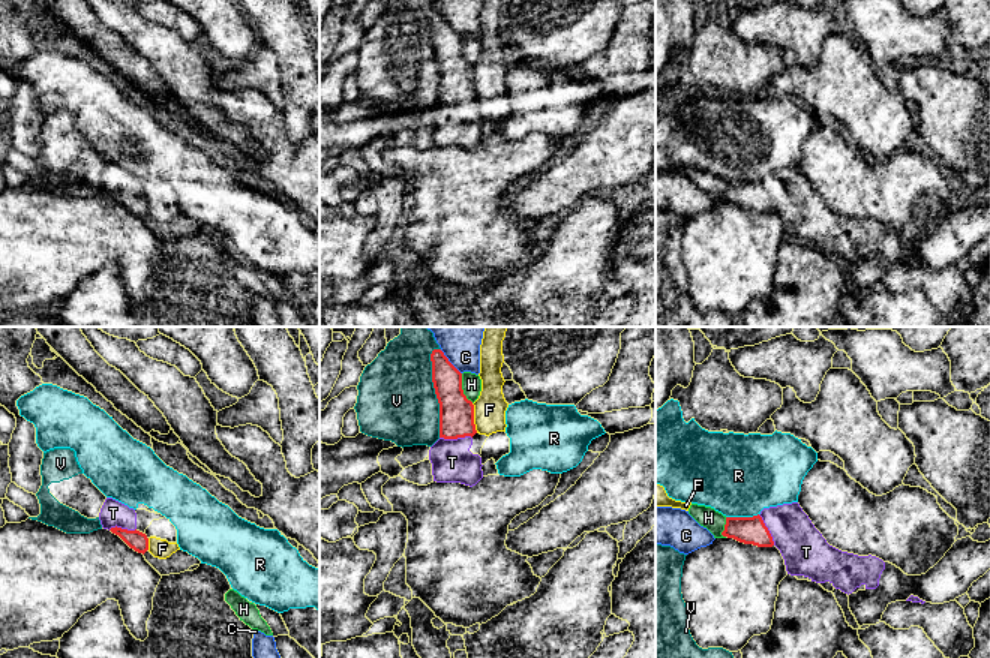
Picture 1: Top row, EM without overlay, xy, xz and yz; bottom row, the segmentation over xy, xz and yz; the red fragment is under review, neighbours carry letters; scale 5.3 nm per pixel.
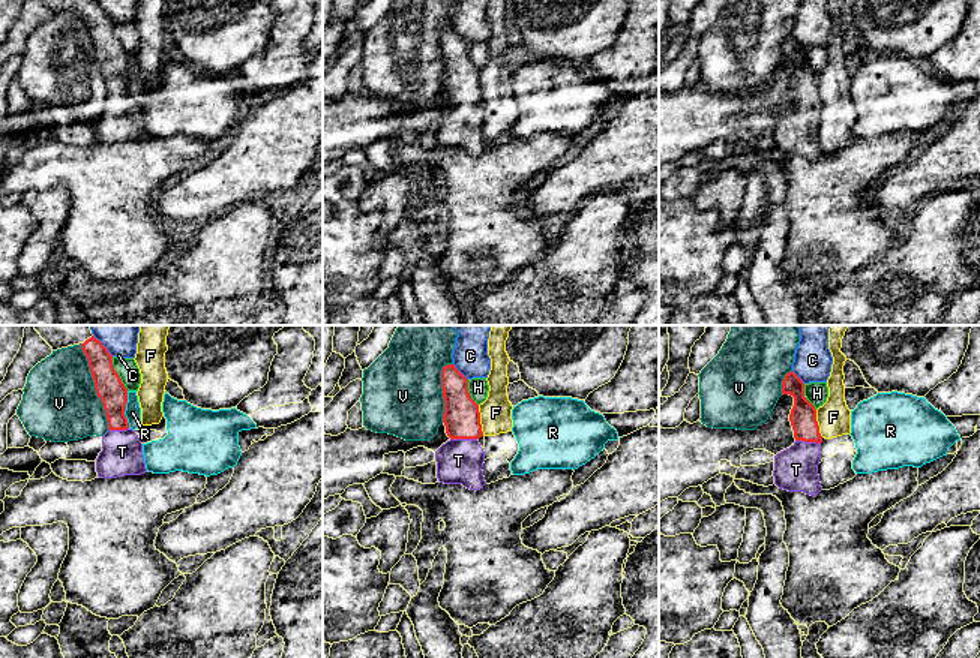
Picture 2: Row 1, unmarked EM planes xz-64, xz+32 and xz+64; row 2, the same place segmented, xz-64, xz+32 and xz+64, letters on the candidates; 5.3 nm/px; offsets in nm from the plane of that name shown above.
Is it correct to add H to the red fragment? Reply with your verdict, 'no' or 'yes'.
no

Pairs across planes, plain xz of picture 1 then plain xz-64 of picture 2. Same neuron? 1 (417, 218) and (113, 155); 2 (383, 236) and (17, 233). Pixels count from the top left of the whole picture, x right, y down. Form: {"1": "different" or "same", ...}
{"1": "same", "2": "different"}

